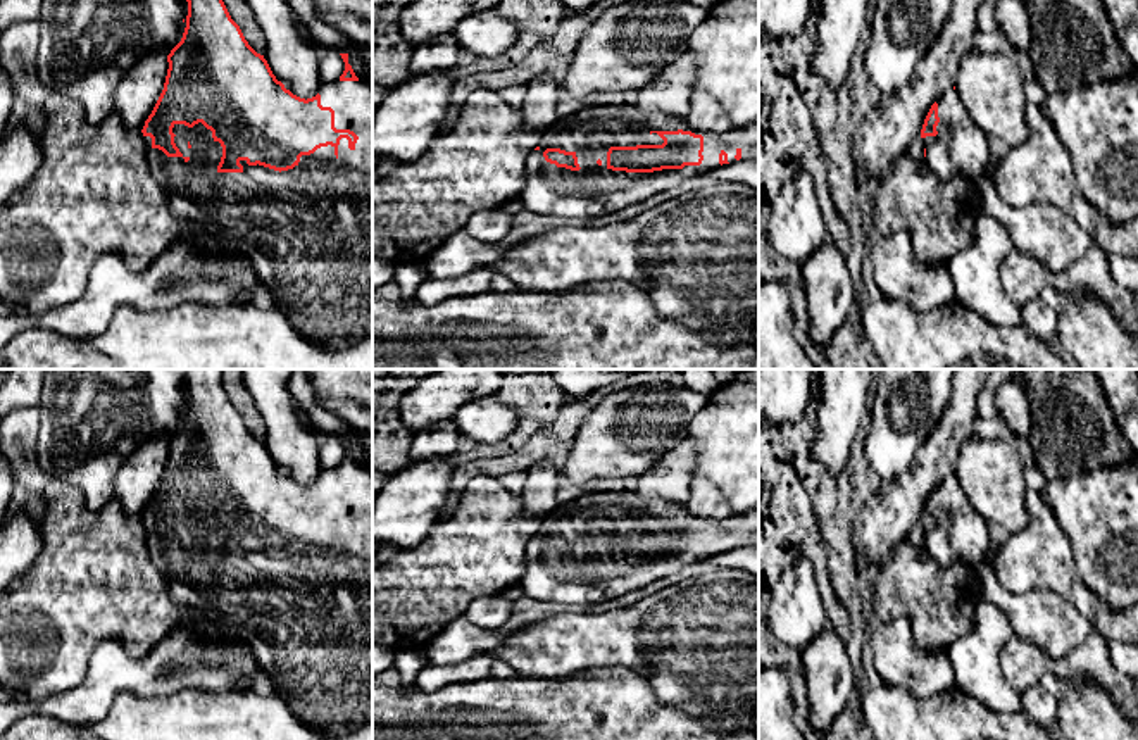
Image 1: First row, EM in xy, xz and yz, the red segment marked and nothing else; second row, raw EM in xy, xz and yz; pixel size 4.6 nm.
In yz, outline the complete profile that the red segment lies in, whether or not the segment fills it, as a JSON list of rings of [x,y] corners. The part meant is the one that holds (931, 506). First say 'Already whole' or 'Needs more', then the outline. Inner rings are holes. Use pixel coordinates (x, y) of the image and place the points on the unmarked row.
Needs more. [[[955,473],[945,478],[929,495],[921,524],[924,526],[924,543],[928,554],[943,568],[962,562],[972,568],[991,552],[986,519],[971,505]]]

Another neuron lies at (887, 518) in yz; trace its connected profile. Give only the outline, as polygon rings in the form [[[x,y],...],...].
[[[991,369],[955,371],[950,404],[924,447],[917,452],[912,464],[902,474],[890,481],[883,481],[881,488],[860,507],[852,536],[857,574],[860,562],[879,566],[888,559],[893,547],[900,543],[921,521],[931,492],[938,488],[945,478],[955,473],[960,445],[967,438],[976,436],[974,423],[979,416],[978,398],[990,371]]]

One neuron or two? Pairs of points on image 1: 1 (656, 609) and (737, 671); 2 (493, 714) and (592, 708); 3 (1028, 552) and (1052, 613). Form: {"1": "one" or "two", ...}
{"1": "one", "2": "one", "3": "two"}

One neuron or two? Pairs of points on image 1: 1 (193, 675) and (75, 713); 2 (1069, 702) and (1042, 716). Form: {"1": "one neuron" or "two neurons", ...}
{"1": "one neuron", "2": "two neurons"}

